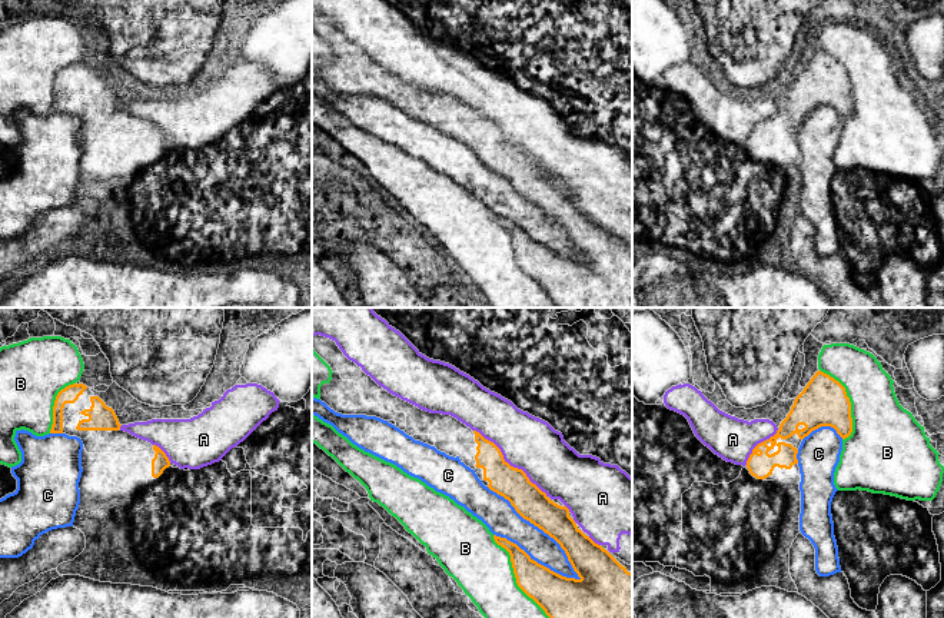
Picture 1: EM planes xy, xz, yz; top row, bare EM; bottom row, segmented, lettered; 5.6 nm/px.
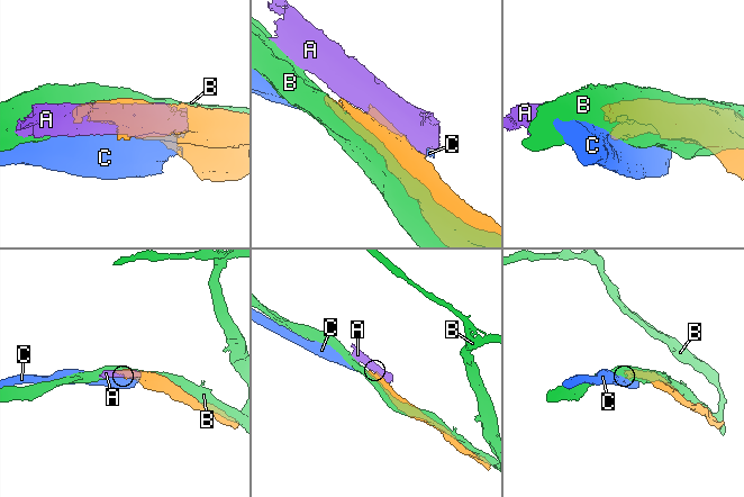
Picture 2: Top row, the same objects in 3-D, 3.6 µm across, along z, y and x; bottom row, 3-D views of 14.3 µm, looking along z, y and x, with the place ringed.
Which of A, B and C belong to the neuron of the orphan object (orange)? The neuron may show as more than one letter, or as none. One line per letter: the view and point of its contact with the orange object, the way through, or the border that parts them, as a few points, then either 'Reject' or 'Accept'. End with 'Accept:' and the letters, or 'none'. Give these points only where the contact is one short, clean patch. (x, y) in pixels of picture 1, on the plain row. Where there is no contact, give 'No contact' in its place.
A: Touches orange at xz (508, 143). Reject
B: Touches orange at xz (517, 261). Reject
C: Touches orange at xz (539, 208). Reject
Accept: none

